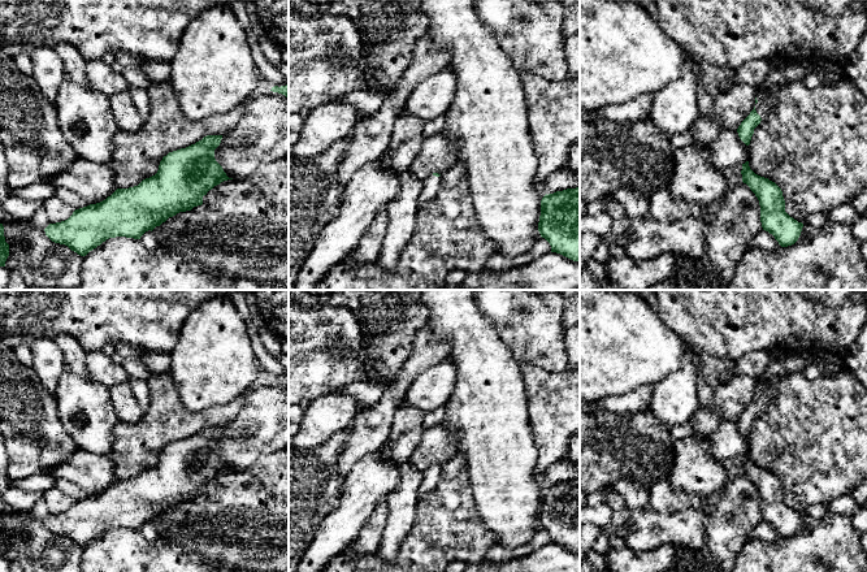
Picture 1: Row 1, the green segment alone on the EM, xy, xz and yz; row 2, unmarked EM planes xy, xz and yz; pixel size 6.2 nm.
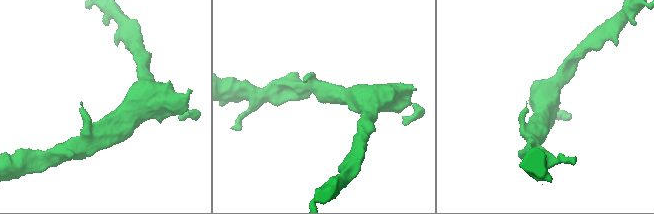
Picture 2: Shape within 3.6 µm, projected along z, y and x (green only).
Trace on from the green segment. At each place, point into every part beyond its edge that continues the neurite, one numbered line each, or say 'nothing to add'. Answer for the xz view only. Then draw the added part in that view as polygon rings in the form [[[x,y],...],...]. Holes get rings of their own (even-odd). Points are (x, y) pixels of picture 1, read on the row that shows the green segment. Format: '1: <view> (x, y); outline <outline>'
1: xz (432, 183); outline [[[429,176],[422,181],[424,186],[422,186],[422,191],[421,195],[419,198],[419,208],[424,208],[429,200],[432,200],[433,198],[435,198],[435,195],[438,194],[439,188],[441,188],[441,176],[435,177],[435,176]]]

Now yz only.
1: yz (764, 99); outline [[[759,88],[755,98],[758,100],[755,110],[760,118],[764,120],[772,108],[772,95],[768,91]]]

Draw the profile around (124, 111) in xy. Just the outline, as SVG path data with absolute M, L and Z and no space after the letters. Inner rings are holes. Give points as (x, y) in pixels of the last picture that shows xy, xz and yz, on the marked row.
M127 92L112 95L109 100L113 118L120 130L133 133L142 126L143 120Z

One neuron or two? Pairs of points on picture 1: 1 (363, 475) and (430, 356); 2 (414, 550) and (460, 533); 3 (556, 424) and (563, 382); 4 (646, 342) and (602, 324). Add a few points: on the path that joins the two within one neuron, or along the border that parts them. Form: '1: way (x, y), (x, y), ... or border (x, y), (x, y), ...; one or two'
1: border (377, 450), (365, 454), (350, 468); two
2: way (425, 550), (438, 537), (449, 537); one
3: way (556, 414), (556, 407), (563, 401), (563, 393); one
4: way (636, 342), (620, 342), (612, 334); one

